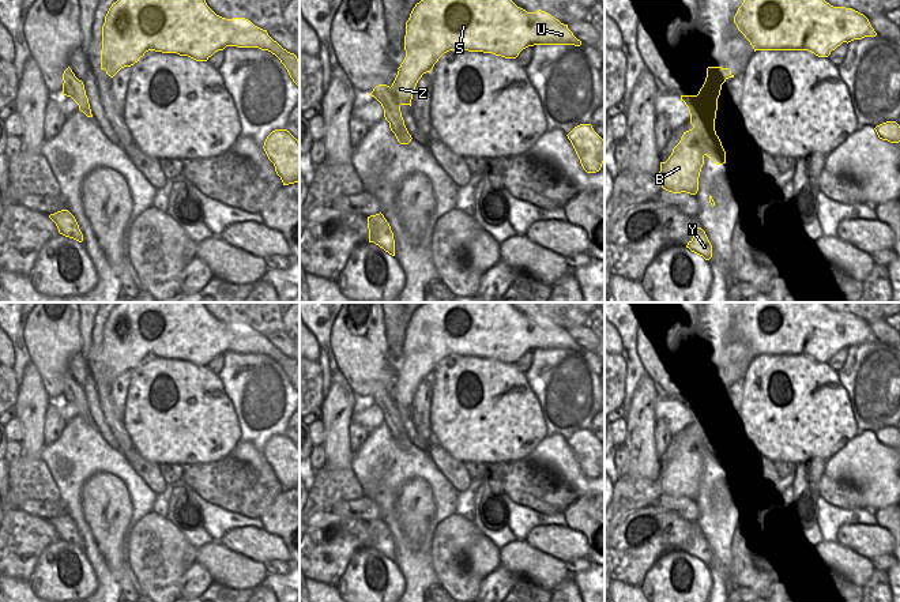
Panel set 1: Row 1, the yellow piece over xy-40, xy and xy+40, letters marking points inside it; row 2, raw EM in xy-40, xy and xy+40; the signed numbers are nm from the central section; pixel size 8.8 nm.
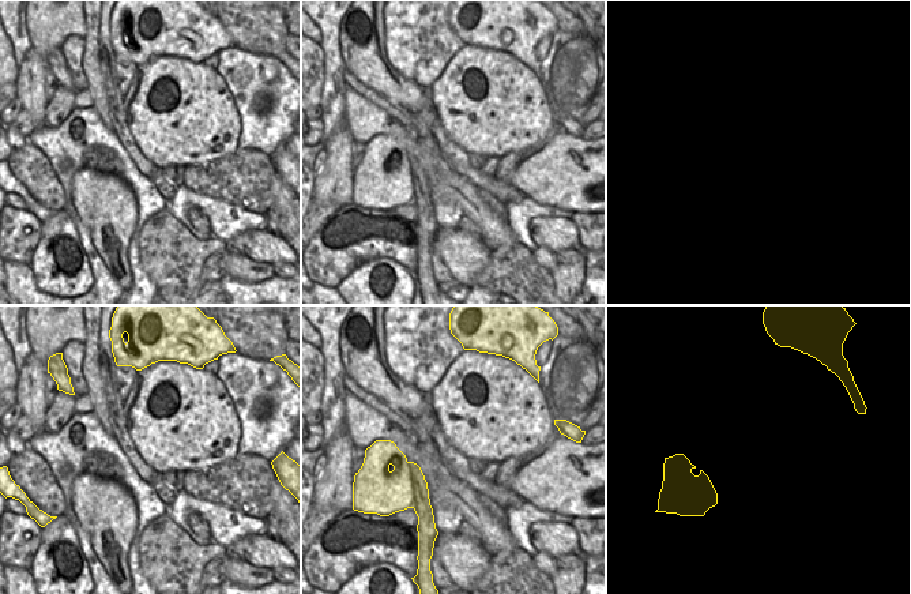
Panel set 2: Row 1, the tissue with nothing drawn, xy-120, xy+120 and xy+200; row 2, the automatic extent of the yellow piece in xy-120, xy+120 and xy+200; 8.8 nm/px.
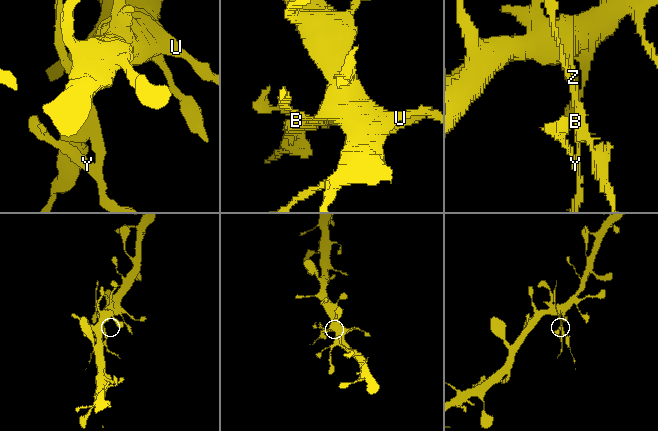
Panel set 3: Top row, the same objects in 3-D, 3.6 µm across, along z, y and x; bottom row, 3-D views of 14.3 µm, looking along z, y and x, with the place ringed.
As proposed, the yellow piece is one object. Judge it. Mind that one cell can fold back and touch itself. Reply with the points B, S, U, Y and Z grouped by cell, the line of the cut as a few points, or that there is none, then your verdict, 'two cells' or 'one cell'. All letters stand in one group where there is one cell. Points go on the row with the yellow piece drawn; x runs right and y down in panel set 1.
B Y Z / S U; cut in xy along (398, 72), (417, 81); two cells

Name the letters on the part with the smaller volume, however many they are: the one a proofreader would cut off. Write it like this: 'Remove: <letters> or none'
Remove: B, Y, Z

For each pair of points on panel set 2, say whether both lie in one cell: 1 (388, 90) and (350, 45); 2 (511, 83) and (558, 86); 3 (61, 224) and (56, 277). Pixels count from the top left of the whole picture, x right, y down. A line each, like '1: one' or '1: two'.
1: one
2: two
3: one

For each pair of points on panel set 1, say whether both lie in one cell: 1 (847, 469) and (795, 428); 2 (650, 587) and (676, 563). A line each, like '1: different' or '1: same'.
1: different
2: same

